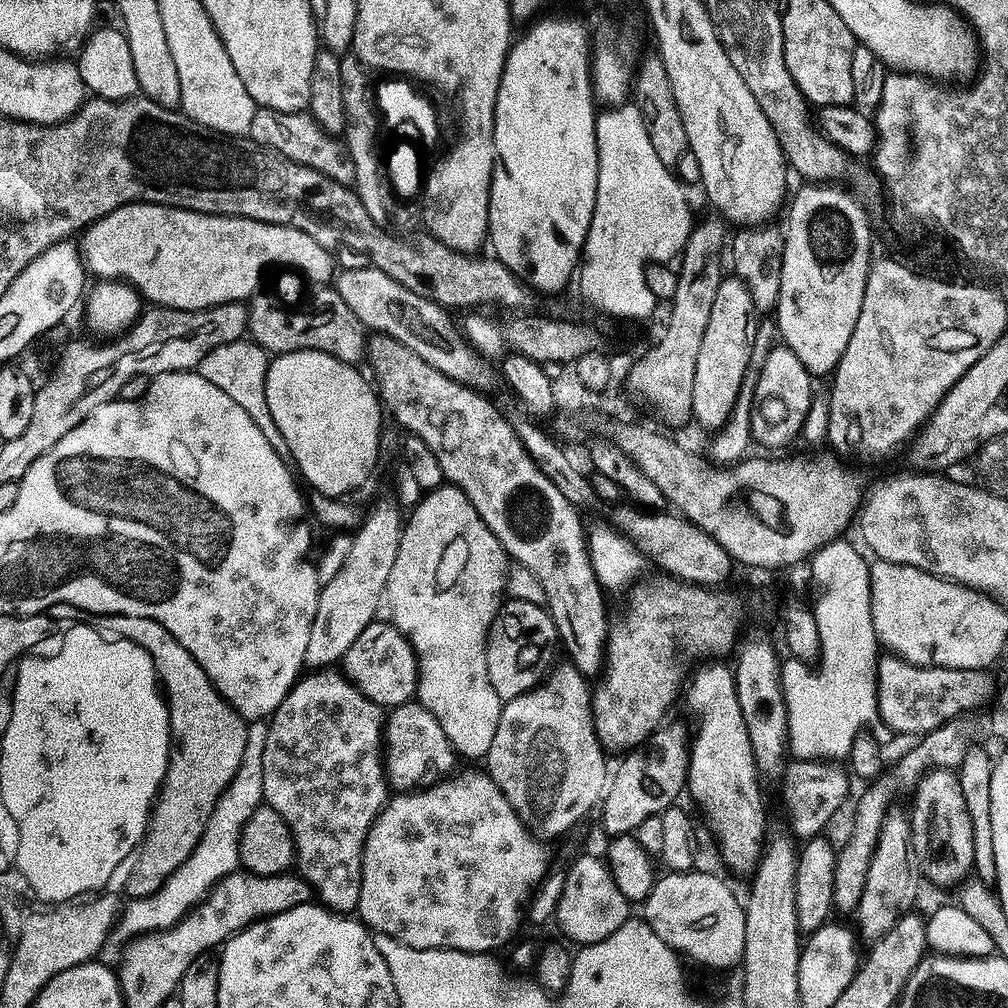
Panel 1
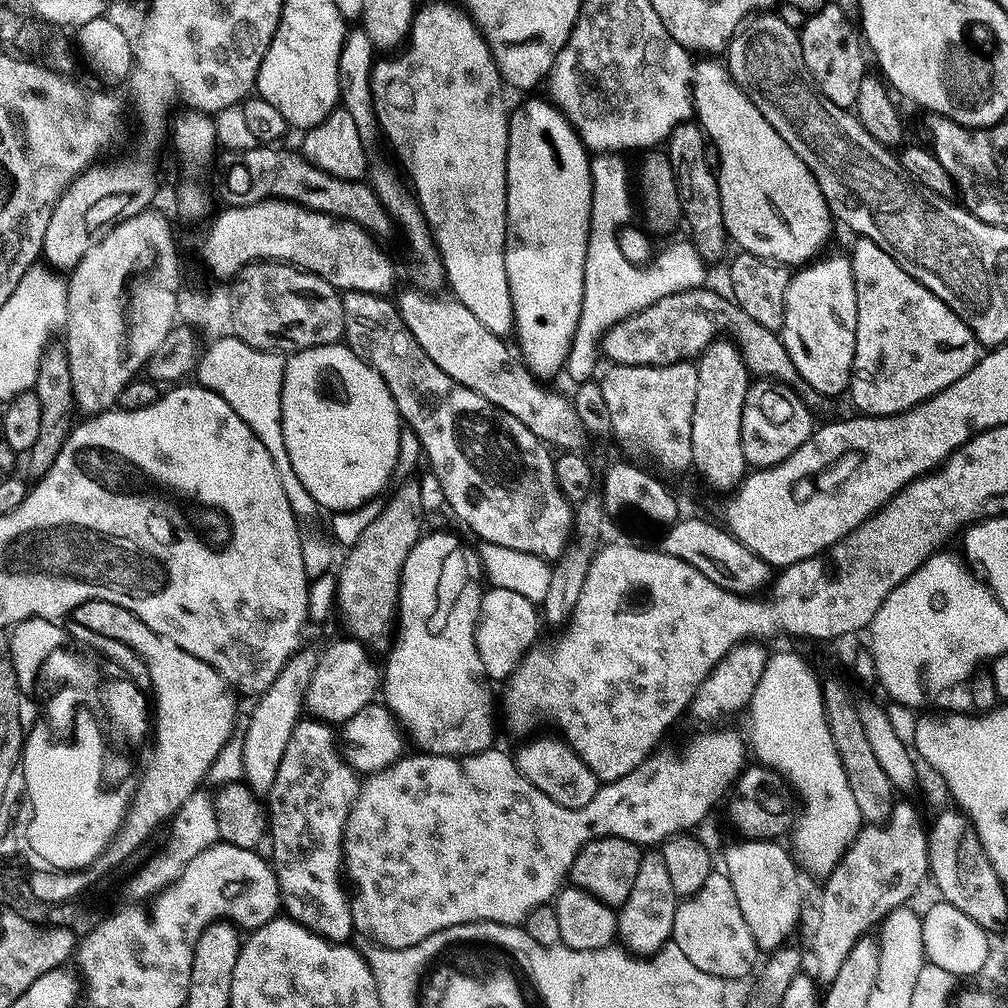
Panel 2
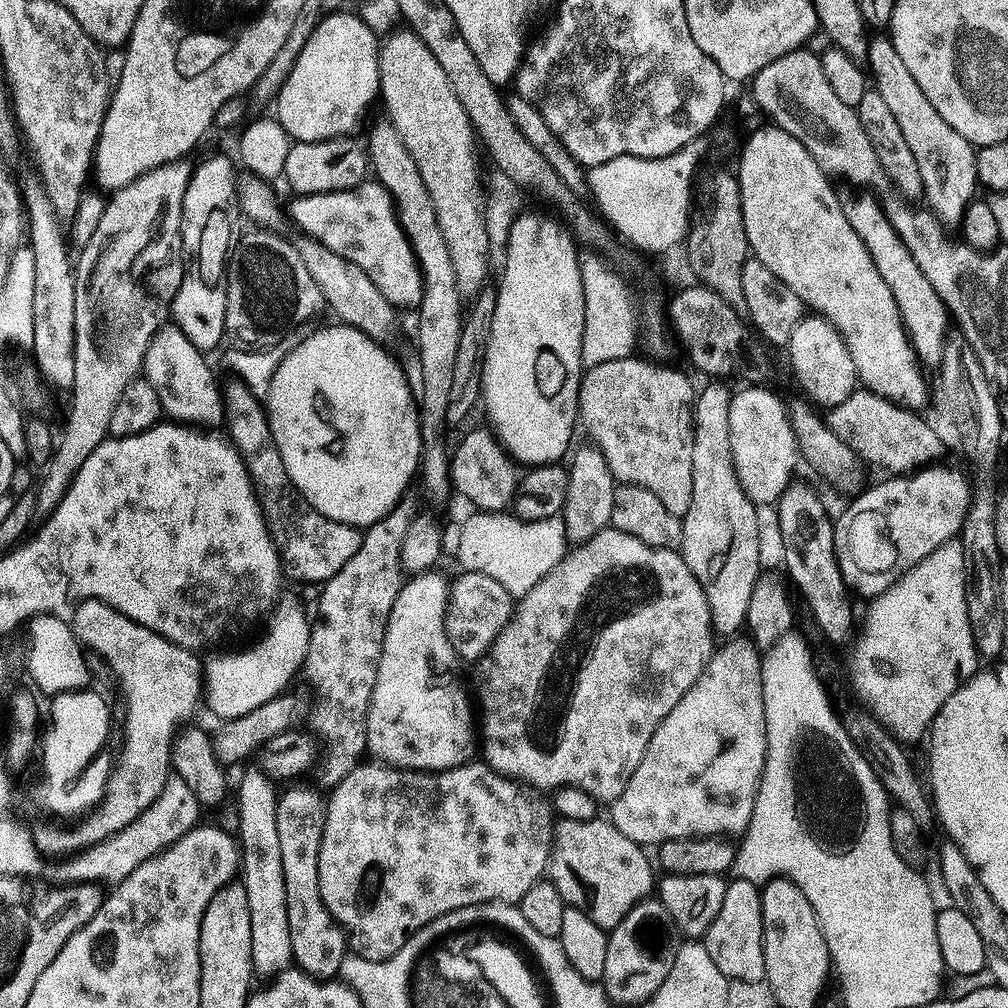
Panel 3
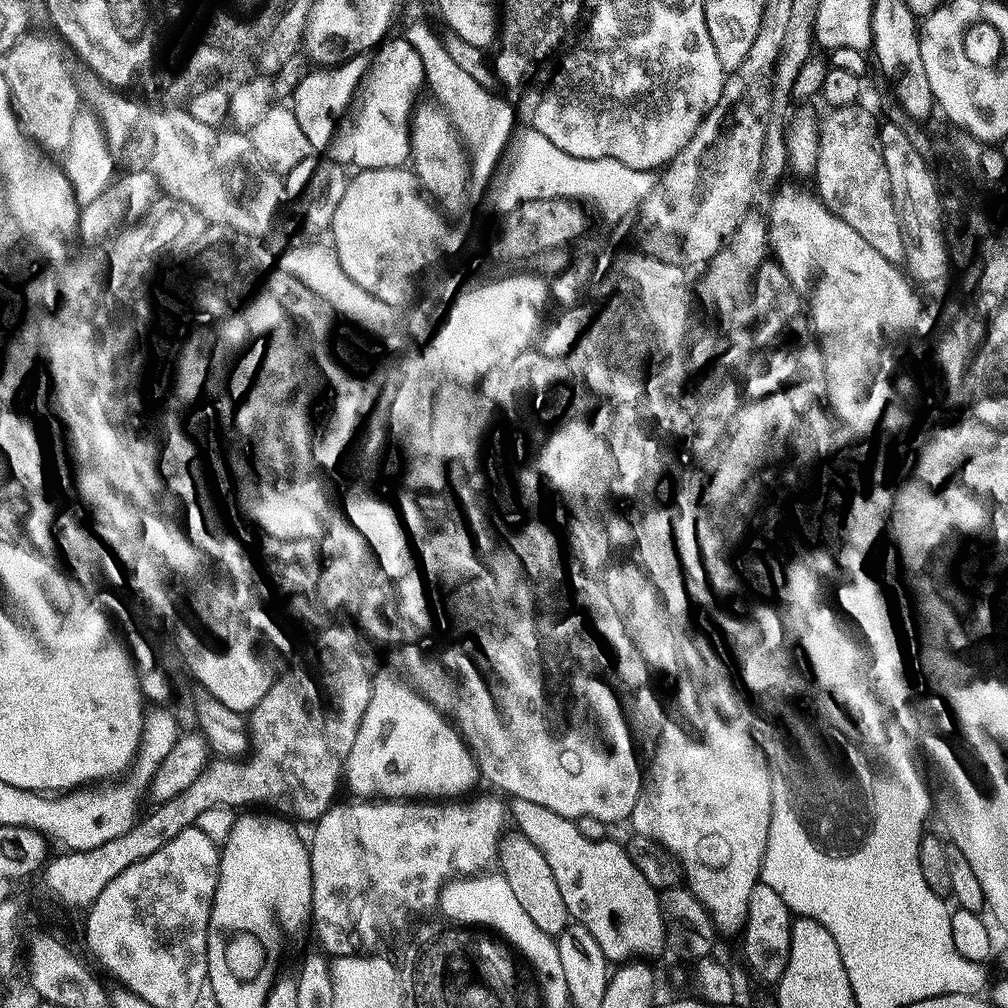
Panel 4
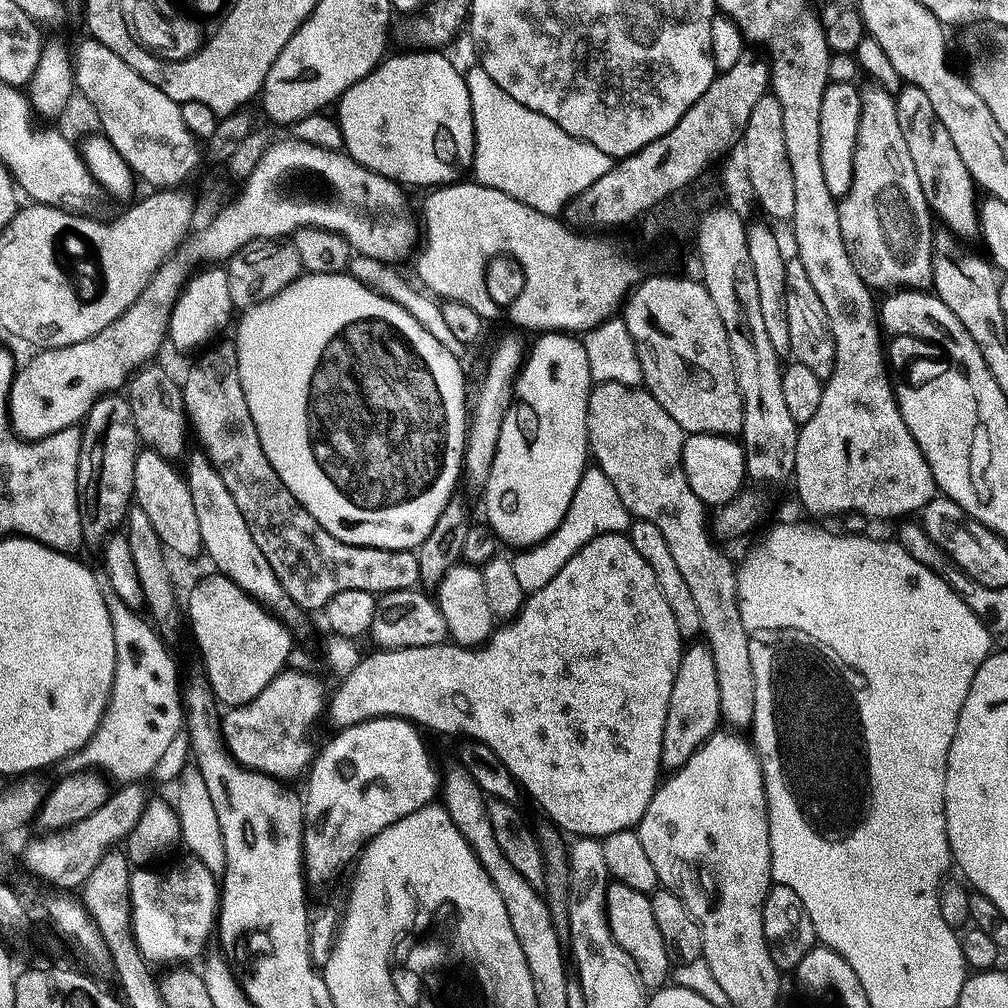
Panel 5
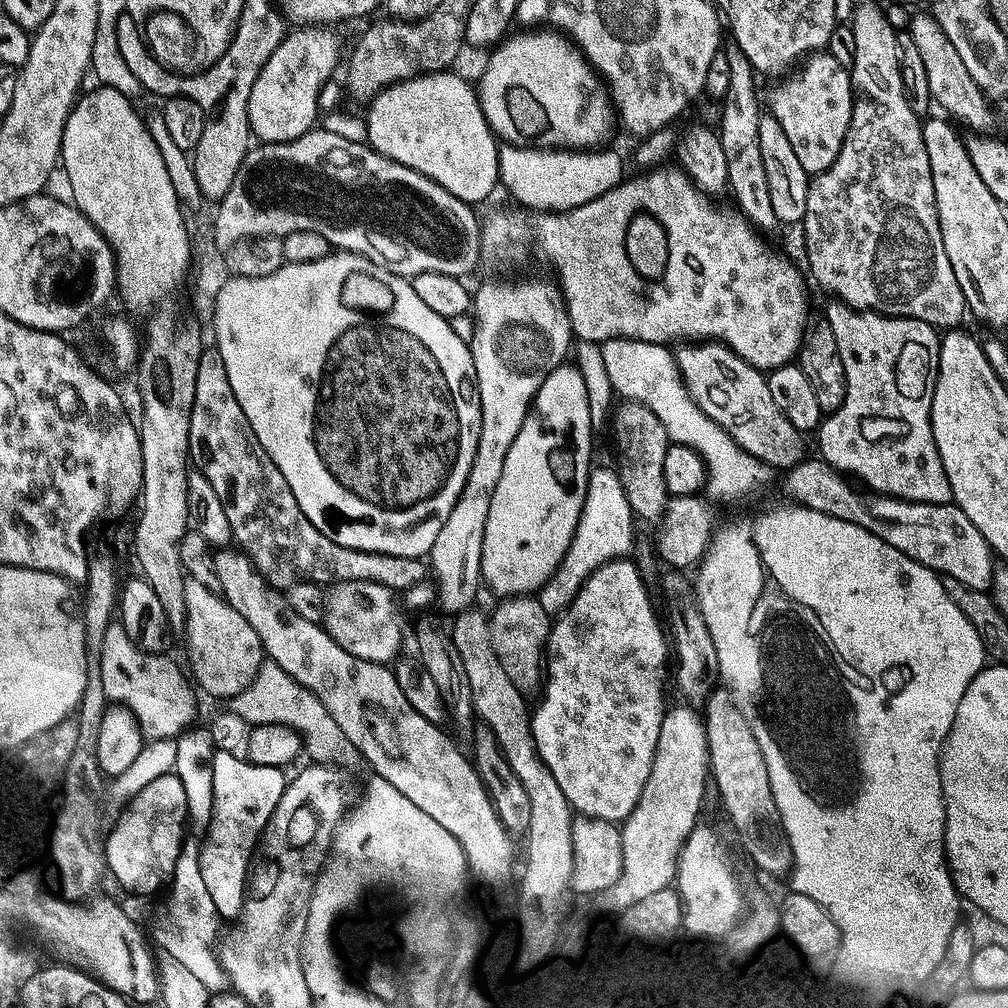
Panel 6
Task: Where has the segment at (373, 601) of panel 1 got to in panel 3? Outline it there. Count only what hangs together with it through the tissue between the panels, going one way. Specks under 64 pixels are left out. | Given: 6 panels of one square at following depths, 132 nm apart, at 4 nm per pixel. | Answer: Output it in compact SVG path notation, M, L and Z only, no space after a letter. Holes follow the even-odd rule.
M260 768L250 770L240 782L236 805L240 814L238 836L242 841L242 883L250 902L252 967L257 977L267 978L287 972L294 964L290 946L290 917L286 910L286 874L282 871L282 842L278 842L277 806L280 794L276 788L275 781Z

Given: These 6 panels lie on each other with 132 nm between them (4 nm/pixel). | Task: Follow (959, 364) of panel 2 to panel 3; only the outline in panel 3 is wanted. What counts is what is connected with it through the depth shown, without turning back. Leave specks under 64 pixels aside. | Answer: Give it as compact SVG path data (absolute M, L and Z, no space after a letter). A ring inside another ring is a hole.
M872 194L856 195L860 196L843 197L846 218L850 225L854 226L856 233L861 236L862 242L866 242L866 250L870 250L870 258L874 258L874 266L878 266L878 274L886 278L886 286L890 286L898 302L898 310L904 319L904 328L908 332L913 350L919 356L920 364L928 370L939 369L944 358L944 347L950 339L950 333L948 333L950 313L941 302L934 286L930 286L926 274L922 274L918 262L914 262L902 238L894 230L881 201Z

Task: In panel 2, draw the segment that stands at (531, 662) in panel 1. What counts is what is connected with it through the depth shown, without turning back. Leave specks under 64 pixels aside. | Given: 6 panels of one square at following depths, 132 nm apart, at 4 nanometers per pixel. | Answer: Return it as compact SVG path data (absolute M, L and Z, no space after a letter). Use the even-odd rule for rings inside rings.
M489 587L482 598L480 607L480 621L476 623L476 645L478 654L482 658L482 666L486 666L488 679L493 682L507 682L511 680L515 672L520 668L520 663L525 656L537 647L540 636L540 624L542 616L537 605L531 604L522 594L514 594L514 590L502 590L501 588Z

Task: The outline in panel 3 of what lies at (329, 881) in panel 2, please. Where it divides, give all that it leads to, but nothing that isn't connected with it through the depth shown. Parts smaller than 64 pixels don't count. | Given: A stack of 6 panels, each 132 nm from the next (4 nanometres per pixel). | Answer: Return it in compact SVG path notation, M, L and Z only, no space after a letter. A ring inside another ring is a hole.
M298 786L289 787L292 789L290 789L289 792L286 794L284 792L283 795L279 797L279 804L277 806L278 842L282 842L282 871L284 871L286 874L286 910L290 917L290 946L292 947L292 958L293 958L295 967L299 968L300 971L305 972L307 976L313 976L315 980L323 980L325 982L332 982L332 981L335 981L337 977L340 976L340 971L342 970L342 966L344 965L344 959L346 959L346 957L348 957L348 955L350 954L350 949L348 947L348 935L345 934L344 928L342 927L341 924L338 923L338 921L336 921L336 919L332 917L332 915L330 914L330 910L326 910L326 902L322 902L322 886L320 885L320 879L318 878L318 858L322 854L322 838L324 837L324 827L326 826L326 818L328 817L328 809L326 807L325 797L323 798L320 797L319 794L316 793L314 789L312 788L294 788L294 787L298 787Z

